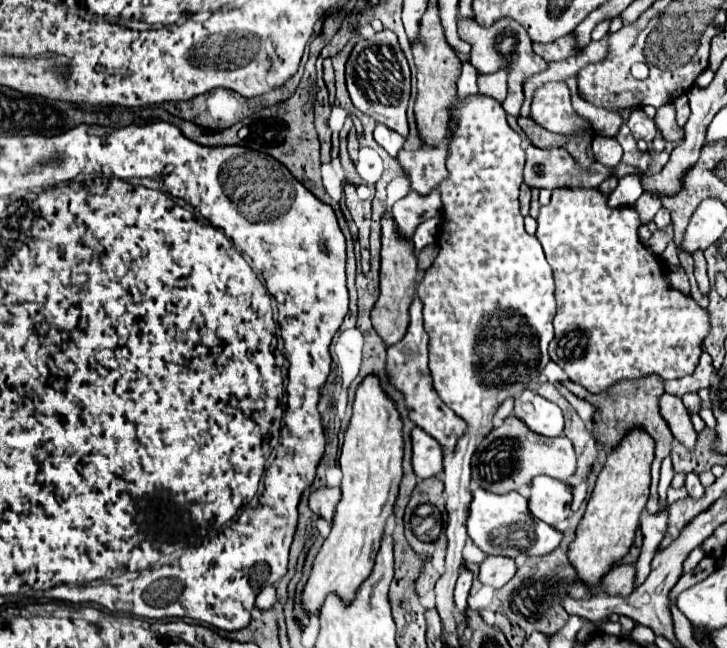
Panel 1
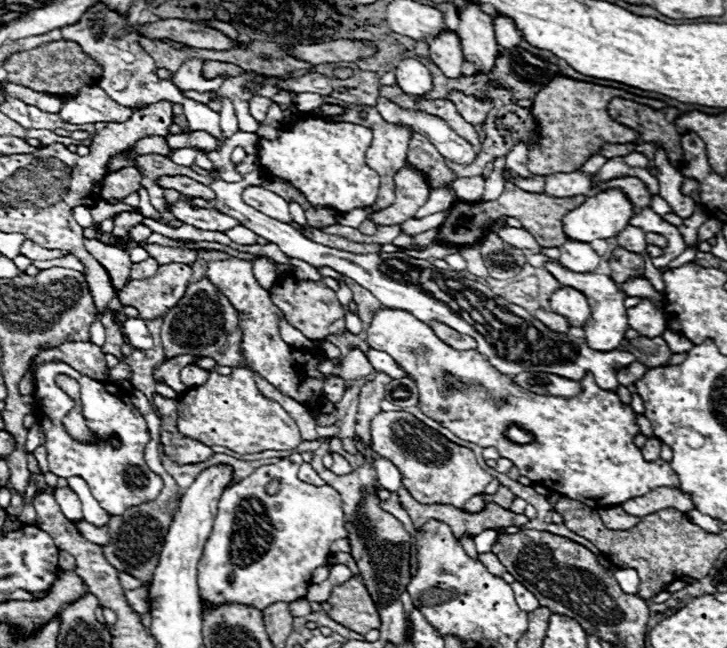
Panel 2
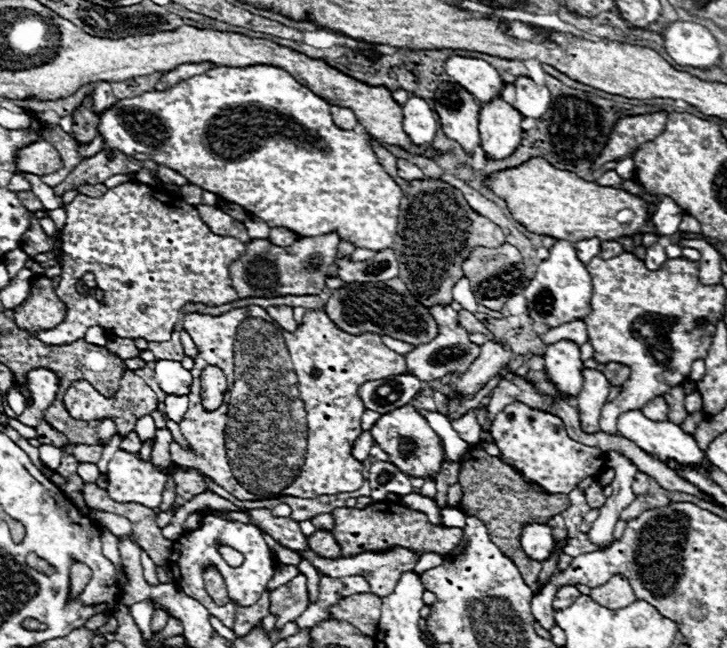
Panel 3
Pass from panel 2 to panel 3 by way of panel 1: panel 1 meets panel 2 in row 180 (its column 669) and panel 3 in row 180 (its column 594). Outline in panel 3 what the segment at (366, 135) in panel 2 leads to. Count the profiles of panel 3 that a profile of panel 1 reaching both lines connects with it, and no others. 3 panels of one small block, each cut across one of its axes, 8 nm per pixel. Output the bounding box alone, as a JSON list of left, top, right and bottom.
[98,64,402,250]

